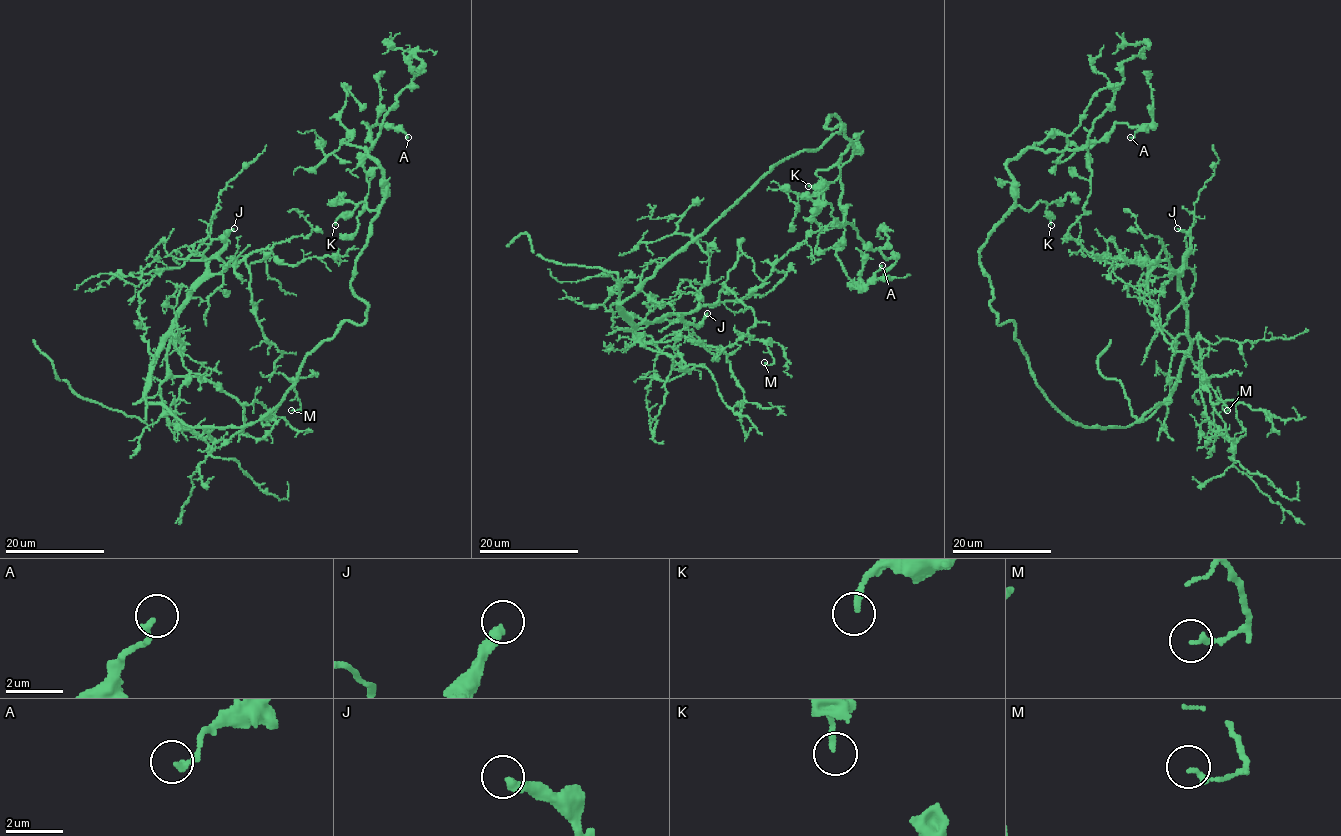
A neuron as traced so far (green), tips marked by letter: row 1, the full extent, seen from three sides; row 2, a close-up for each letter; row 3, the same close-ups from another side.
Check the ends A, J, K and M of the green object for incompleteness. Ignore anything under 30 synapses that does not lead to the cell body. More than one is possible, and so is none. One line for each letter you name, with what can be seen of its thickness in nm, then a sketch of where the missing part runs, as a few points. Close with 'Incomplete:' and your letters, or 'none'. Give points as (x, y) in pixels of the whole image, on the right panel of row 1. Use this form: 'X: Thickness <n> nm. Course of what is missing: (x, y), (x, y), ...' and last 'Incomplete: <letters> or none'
J: Thickness 360 nm. Course of what is missing: (1177, 228), (1167, 228), (1152, 206), (1128, 200), (1112, 188), (1100, 191), (1093, 202), (1105, 206), (1110, 223)
Incomplete: J

